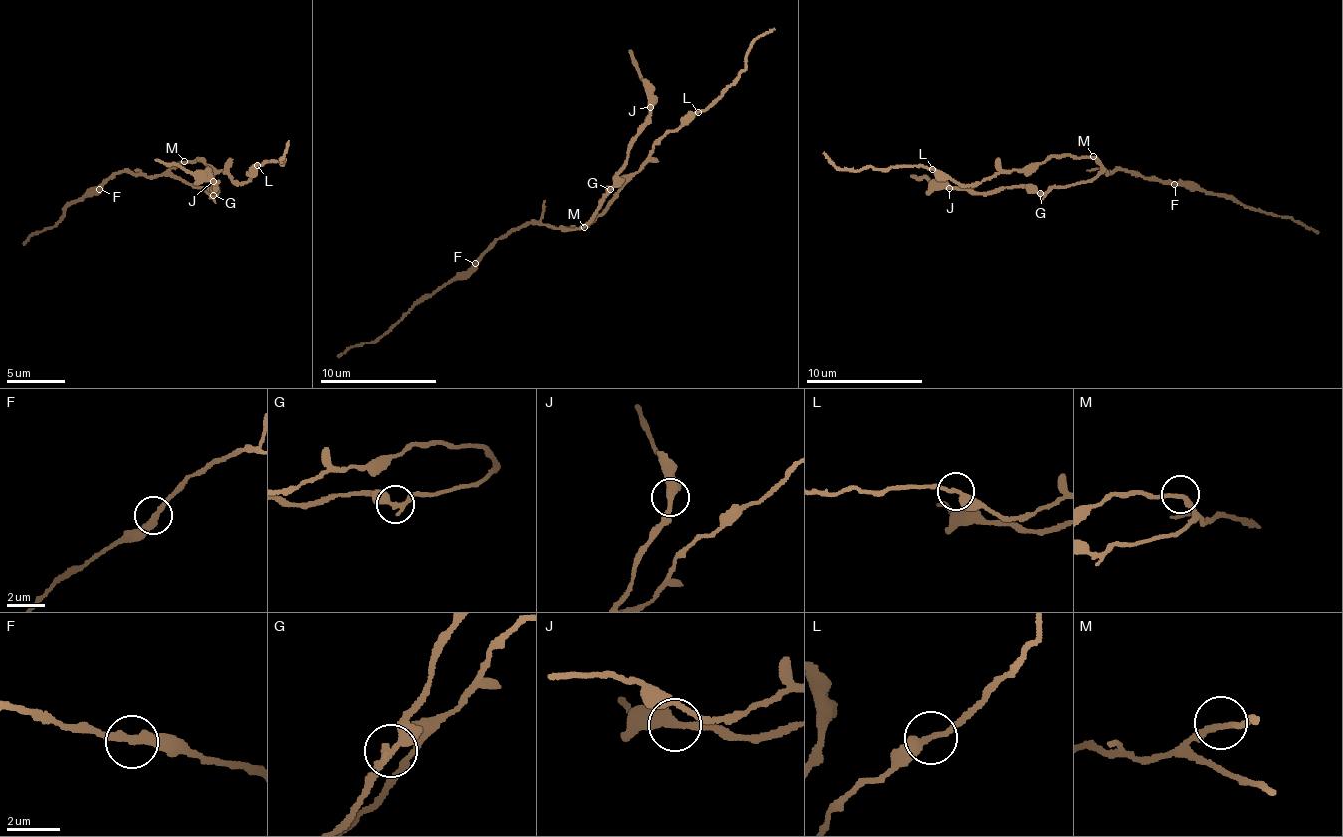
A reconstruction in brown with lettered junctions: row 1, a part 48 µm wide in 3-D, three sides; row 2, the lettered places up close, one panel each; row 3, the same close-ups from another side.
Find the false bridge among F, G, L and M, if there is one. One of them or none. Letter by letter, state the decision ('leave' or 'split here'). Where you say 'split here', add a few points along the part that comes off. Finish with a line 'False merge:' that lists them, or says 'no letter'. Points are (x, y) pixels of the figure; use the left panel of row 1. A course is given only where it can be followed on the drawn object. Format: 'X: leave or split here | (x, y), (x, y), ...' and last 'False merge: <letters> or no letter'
F: leave
G: split here | (213, 196), (210, 188), (215, 182), (205, 180), (177, 164), (153, 160)
L: leave
M: leave
False merge: G

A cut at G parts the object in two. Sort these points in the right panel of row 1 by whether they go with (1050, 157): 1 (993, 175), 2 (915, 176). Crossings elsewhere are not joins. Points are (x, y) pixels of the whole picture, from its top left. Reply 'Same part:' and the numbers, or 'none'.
Same part: 1

